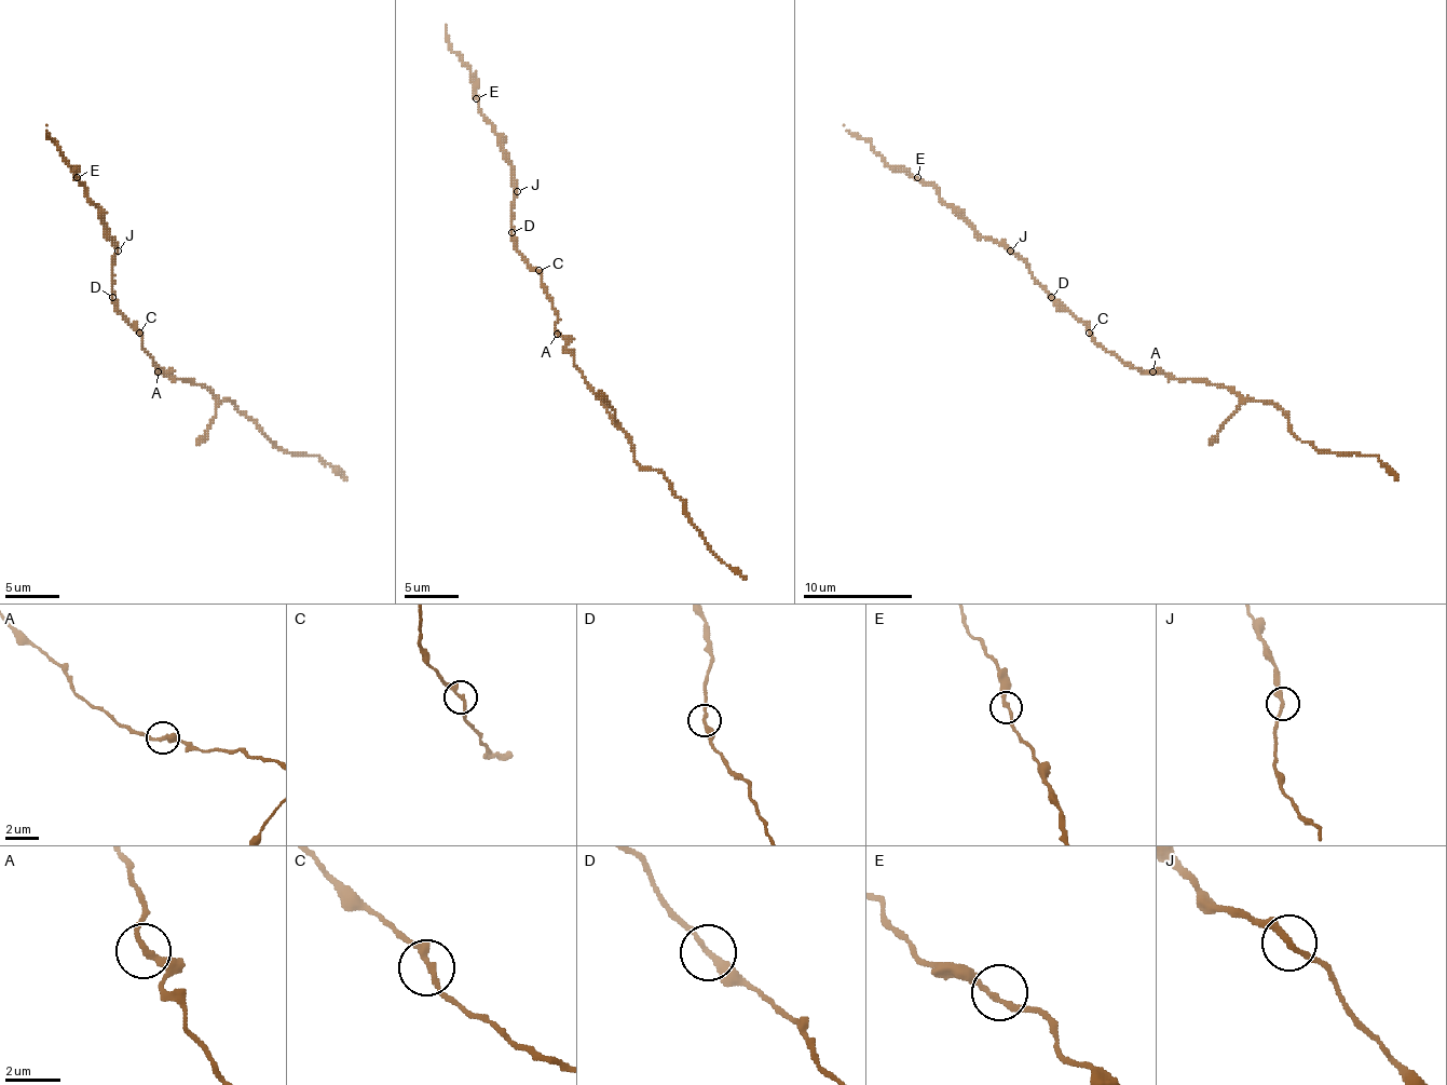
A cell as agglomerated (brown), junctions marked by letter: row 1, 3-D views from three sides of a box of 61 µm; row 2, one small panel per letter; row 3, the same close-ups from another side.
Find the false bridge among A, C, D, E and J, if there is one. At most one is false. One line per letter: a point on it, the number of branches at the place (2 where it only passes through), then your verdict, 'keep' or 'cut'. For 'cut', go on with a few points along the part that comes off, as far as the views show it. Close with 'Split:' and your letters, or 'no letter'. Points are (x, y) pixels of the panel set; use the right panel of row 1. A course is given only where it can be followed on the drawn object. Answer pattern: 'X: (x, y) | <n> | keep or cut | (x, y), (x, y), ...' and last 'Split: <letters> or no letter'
A: (1152, 371) | 2 | keep
C: (1089, 333) | 2 | keep
D: (1051, 297) | 2 | keep
E: (917, 177) | 2 | keep
J: (1010, 251) | 2 | keep
Split: no letter

